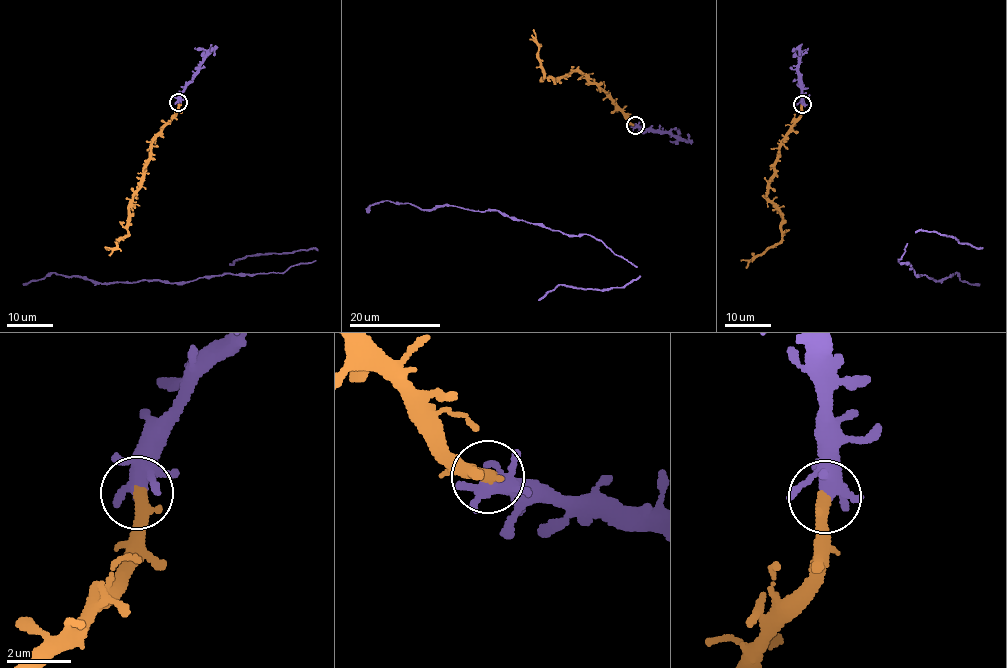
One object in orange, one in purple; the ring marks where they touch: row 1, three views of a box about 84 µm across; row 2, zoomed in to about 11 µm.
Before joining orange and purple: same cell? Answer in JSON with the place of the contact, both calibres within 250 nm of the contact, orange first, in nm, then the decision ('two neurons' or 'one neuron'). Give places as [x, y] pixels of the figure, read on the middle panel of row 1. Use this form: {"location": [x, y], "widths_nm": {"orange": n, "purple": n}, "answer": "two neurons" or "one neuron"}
{"location": [635, 125], "widths_nm": {"orange": 400, "purple": 340}, "answer": "one neuron"}

